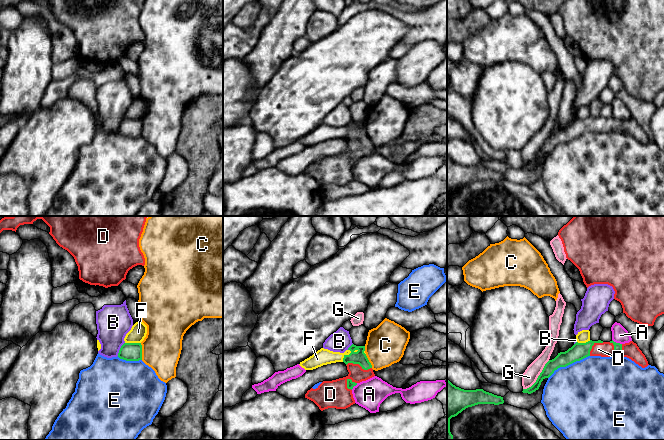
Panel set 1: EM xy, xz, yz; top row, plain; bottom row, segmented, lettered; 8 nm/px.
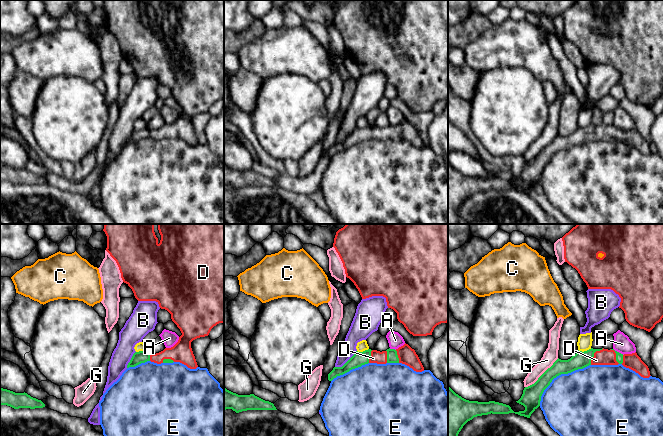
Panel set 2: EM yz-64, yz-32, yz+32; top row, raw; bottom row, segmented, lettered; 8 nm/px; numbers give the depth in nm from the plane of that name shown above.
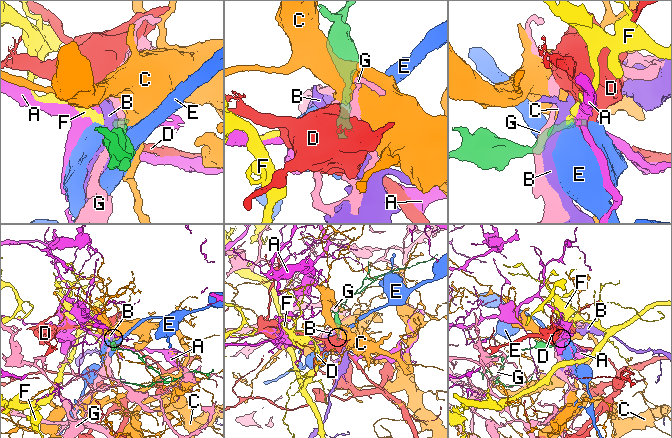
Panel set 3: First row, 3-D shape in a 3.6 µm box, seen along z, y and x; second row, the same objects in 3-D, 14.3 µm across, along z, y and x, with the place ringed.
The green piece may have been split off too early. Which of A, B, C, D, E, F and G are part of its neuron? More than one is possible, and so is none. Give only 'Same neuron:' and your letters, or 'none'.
Same neuron: D

